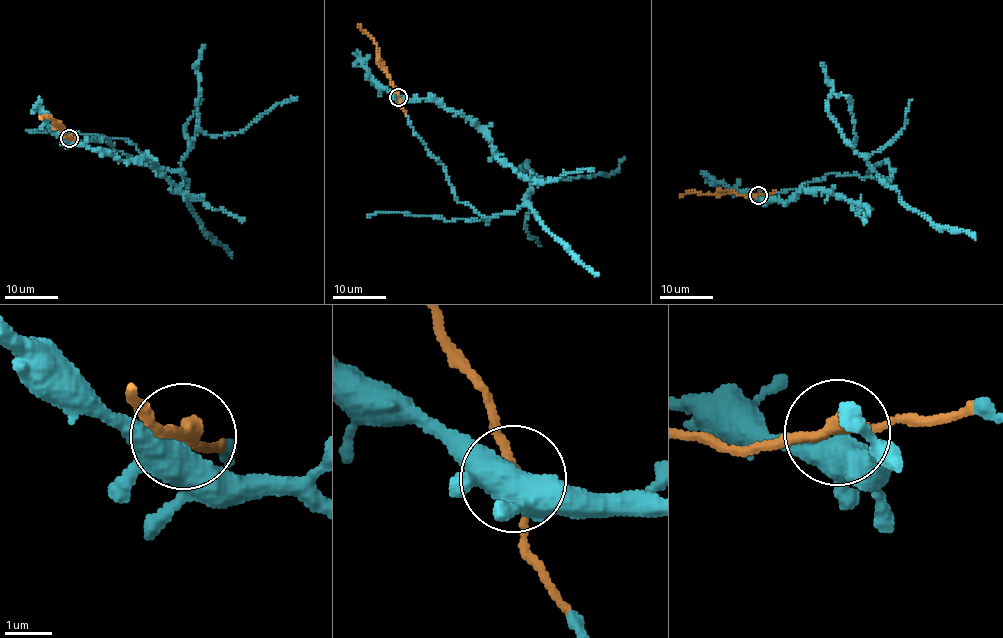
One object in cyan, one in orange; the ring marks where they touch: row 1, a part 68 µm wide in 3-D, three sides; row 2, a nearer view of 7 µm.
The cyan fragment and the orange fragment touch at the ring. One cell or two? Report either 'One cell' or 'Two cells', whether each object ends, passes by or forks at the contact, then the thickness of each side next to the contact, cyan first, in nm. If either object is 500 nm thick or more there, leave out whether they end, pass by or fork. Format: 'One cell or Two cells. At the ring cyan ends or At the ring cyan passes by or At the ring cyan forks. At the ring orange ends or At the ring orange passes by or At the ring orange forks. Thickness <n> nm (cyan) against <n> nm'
One cell. At the ring cyan forks. At the ring orange passes by. Thickness 440 nm (cyan) against 280 nm

